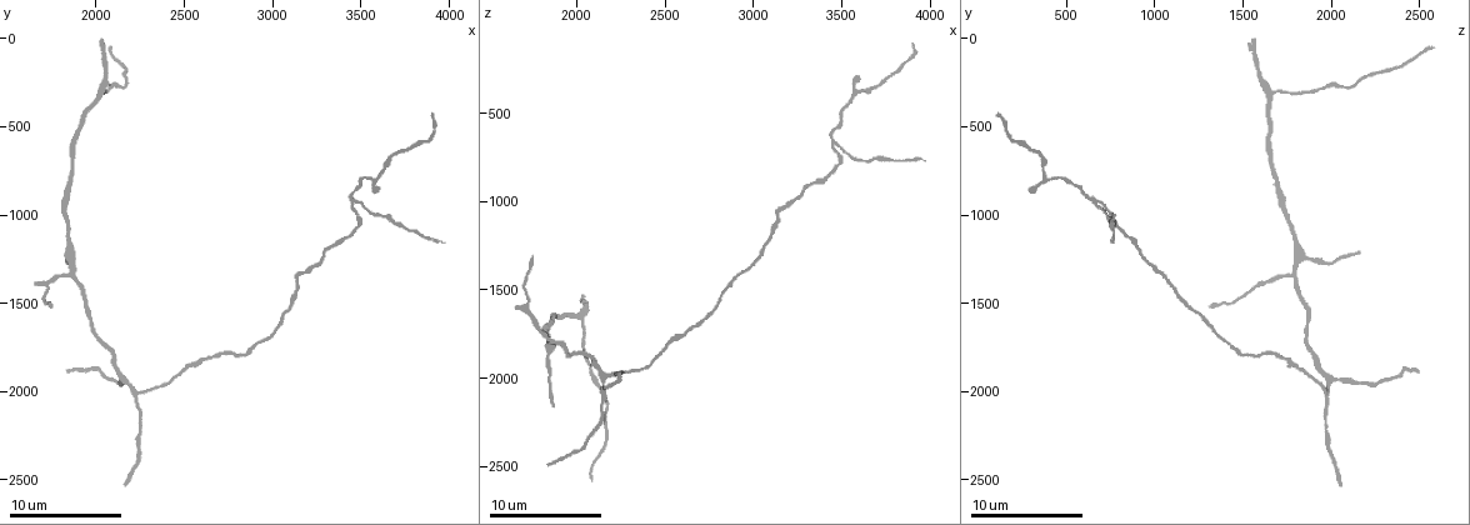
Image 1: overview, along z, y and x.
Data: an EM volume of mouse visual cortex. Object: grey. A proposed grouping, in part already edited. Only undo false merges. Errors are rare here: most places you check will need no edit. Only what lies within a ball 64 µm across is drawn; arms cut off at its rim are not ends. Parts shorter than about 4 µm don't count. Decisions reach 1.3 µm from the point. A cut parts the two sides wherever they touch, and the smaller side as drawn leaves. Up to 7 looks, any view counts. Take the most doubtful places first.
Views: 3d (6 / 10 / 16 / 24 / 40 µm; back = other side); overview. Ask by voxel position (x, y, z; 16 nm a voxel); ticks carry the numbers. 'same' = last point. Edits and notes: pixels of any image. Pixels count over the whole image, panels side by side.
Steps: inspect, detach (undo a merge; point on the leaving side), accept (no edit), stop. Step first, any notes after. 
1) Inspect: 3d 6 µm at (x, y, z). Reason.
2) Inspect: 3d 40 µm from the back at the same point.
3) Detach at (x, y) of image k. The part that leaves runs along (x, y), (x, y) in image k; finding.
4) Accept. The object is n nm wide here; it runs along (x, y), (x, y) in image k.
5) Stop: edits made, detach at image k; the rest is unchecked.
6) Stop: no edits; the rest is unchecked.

Inspect: 3d 6 µm at (3480, 920, 700). Three-way junction.

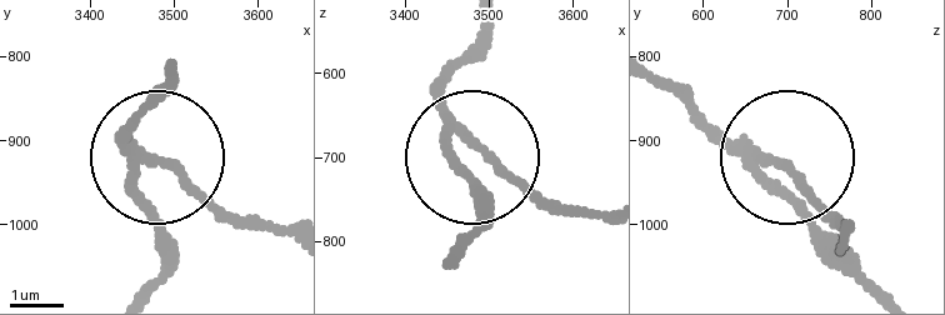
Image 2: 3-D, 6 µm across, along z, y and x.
Detach at (195, 194) of image 2. The object is 160 nm wide here; the part that leaves runs along (136, 150), (226, 209), (293, 231) in image 2; a second neuron is stuck on.

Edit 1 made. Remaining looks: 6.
Inspect: overview.

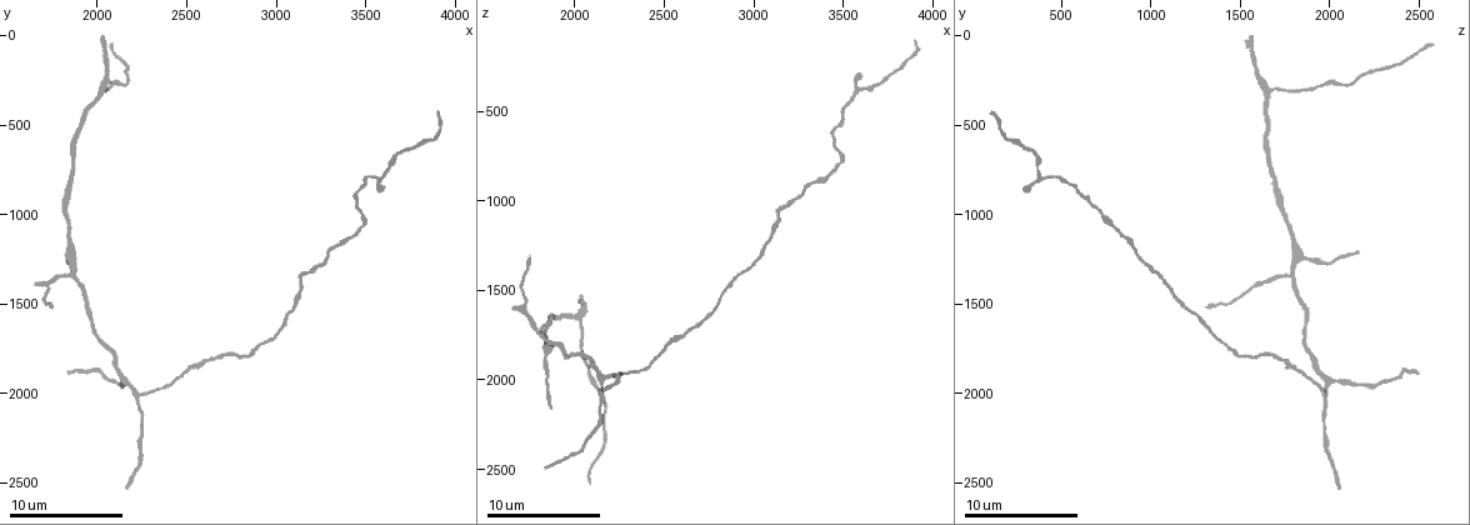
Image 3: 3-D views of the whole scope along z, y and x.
Inspect: 3d 10 µm at (2160, 1920, 2020).

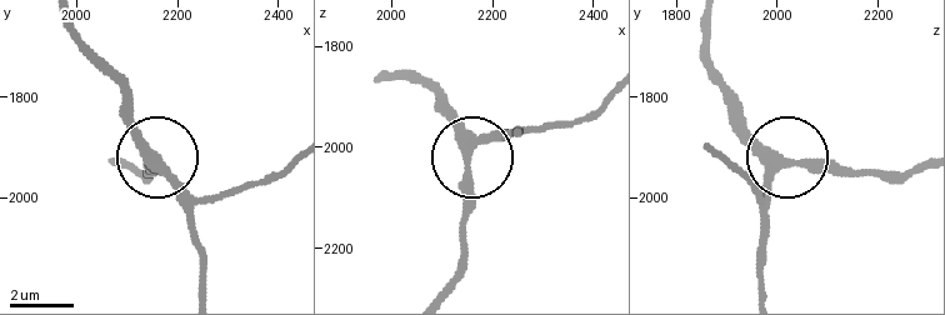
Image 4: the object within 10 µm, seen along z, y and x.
Accept. The side arm is 11 µm long; it runs along (749, 184), (763, 198), (771, 173), (795, 158), (889, 173) in image 4; one neuron here.

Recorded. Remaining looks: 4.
Inspect: 3d 16 µm at (3620, 780, 360).

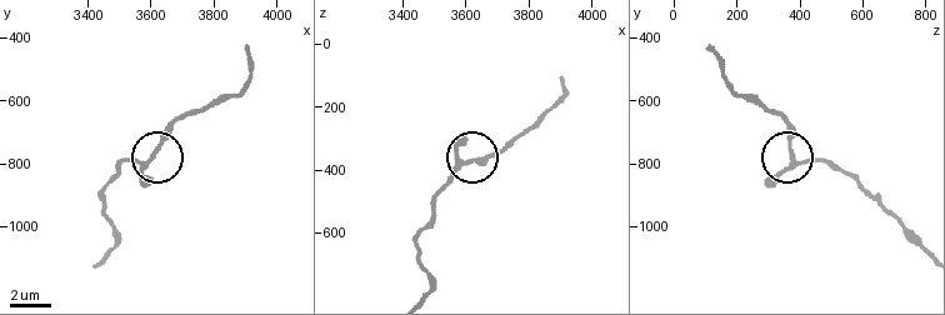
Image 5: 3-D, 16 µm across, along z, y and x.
Inspect: 3d 16 µm from the back at (3620, 760, 380).

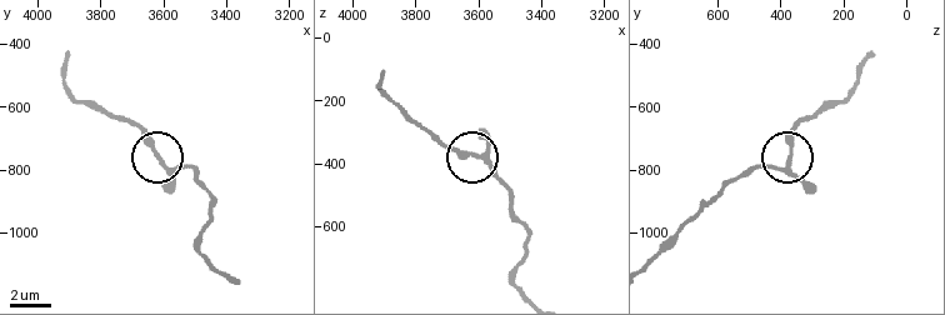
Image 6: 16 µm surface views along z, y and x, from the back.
Accept. The object is 200 nm wide here; it runs along (520, 290), (525, 230), (508, 190), (441, 141) in image 6; all the same neuron.

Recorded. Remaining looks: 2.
Stop: edits made, detach at image 2; the rest is unchecked.

